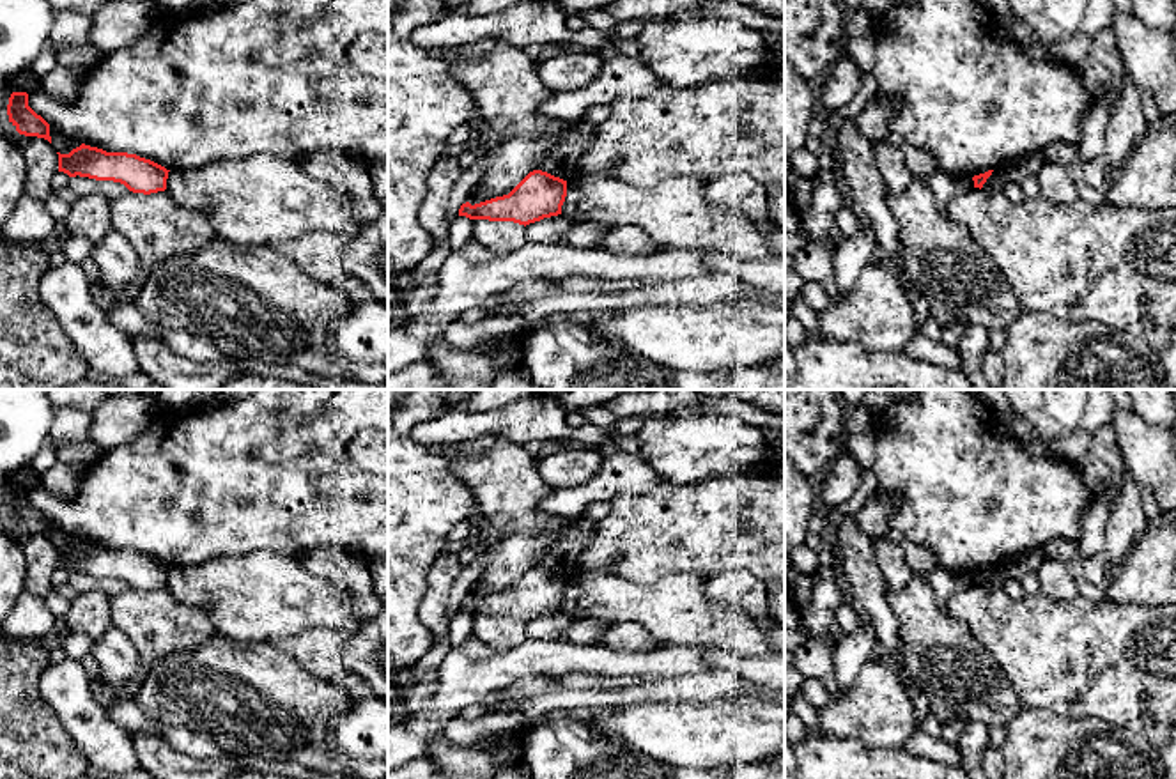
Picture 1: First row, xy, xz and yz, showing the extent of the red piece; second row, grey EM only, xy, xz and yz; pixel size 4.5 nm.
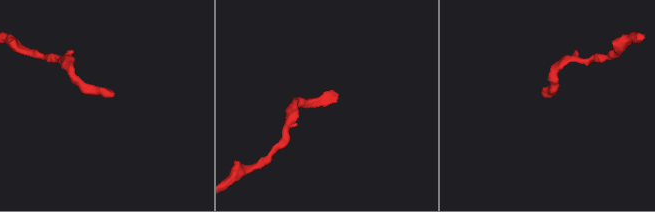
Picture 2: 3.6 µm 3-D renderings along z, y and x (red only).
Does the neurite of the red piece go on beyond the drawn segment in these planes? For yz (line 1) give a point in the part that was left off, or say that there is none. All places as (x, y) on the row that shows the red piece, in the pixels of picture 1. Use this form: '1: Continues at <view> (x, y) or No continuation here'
1: No continuation here

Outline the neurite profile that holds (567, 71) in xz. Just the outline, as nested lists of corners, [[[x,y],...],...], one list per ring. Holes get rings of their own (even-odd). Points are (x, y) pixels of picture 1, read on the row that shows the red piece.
[[[593,51],[561,53],[538,64],[538,76],[553,92],[576,90],[600,73],[604,60]]]

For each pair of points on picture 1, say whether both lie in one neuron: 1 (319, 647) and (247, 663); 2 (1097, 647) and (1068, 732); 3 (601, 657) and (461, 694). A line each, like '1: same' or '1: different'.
1: different
2: different
3: same

